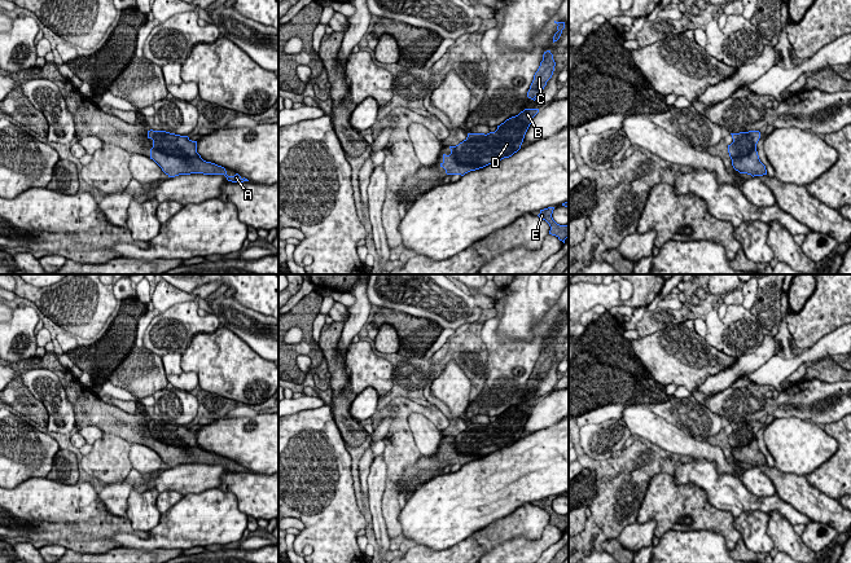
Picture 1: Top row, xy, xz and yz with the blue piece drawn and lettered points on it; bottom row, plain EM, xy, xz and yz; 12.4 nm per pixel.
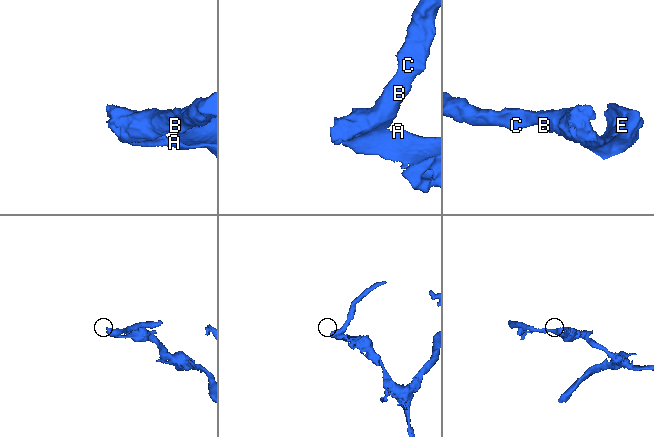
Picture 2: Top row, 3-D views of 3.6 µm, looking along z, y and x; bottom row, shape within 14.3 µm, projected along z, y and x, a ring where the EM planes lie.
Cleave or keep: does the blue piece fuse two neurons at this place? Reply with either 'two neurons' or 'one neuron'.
two neurons

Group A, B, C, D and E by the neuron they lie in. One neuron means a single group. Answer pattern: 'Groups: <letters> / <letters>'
Groups: A E / B C D

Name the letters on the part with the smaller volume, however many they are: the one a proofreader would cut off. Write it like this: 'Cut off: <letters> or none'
Cut off: B, C, D

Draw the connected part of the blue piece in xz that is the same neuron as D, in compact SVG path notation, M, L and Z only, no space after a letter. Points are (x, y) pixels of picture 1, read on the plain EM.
M525 399L518 405L497 415L495 422L468 423L468 427L455 437L455 448L465 456L483 457L512 447L521 439L525 425L539 399Z

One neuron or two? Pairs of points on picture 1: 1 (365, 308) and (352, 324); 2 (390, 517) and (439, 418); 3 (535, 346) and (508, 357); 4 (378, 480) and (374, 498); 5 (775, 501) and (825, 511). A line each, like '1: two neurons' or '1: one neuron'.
1: one neuron
2: one neuron
3: one neuron
4: one neuron
5: two neurons

